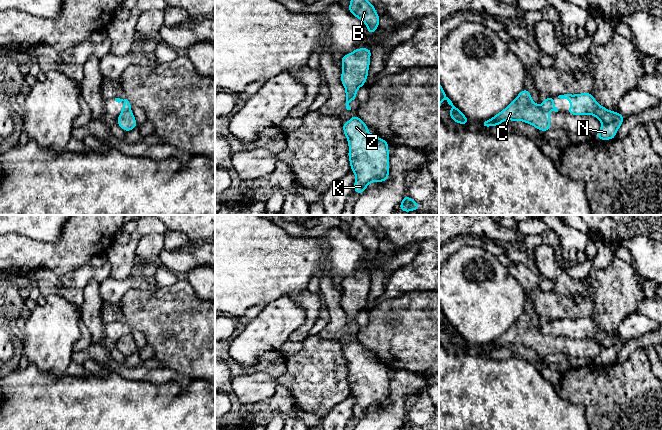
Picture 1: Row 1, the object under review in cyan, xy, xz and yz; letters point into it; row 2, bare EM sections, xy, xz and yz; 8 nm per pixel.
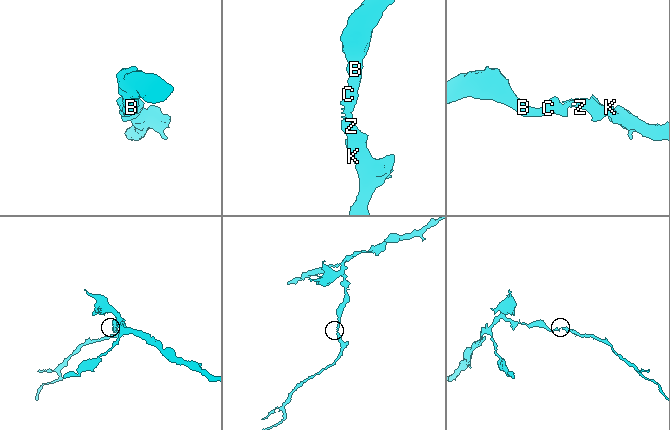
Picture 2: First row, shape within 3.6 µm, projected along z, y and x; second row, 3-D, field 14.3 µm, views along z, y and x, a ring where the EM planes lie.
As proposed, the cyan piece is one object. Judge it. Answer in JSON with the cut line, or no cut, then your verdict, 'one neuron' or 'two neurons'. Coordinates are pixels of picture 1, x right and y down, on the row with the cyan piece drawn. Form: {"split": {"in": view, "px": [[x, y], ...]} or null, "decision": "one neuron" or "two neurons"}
{"split": {"in": "xy", "px": [[129, 109], [121, 113]]}, "decision": "two neurons"}

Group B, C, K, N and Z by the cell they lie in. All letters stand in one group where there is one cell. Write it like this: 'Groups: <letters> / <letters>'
Groups: B C / K N Z

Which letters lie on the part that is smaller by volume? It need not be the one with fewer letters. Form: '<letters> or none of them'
K, N, Z

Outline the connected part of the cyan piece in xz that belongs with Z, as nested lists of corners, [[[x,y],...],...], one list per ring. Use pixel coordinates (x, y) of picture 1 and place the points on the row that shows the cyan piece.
[[[353,115],[348,122],[343,122],[343,132],[349,145],[348,157],[351,171],[356,175],[354,191],[361,194],[371,182],[383,182],[389,178],[389,143],[368,132],[367,124]]]

